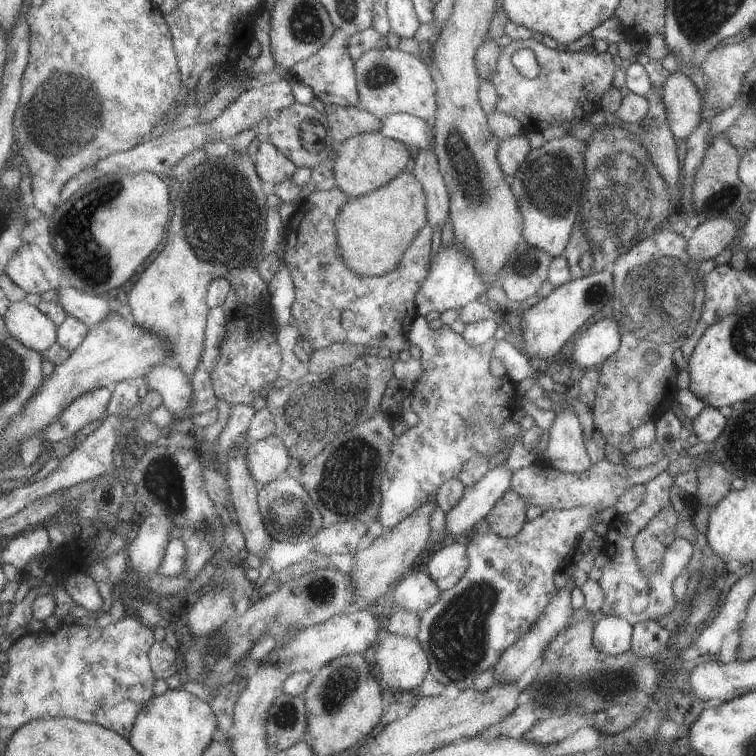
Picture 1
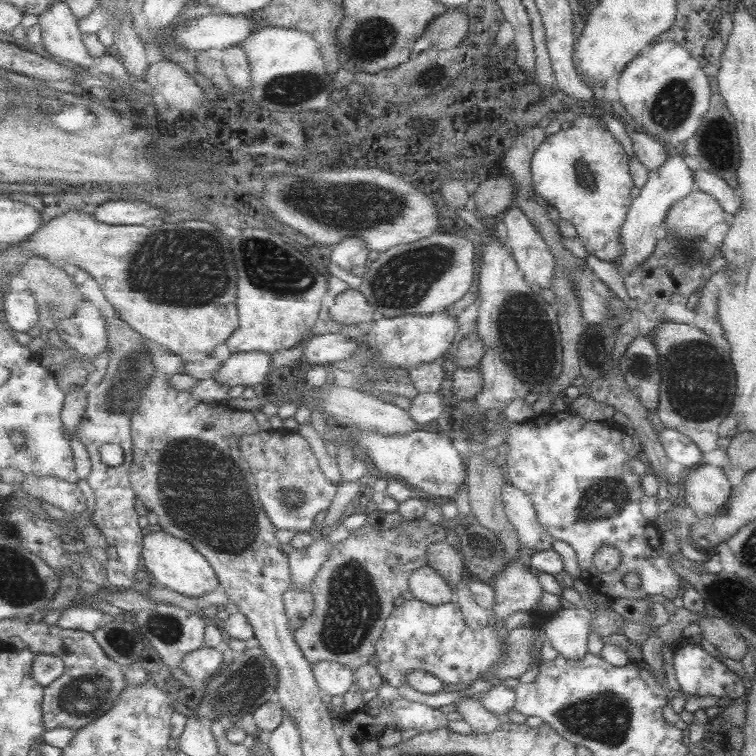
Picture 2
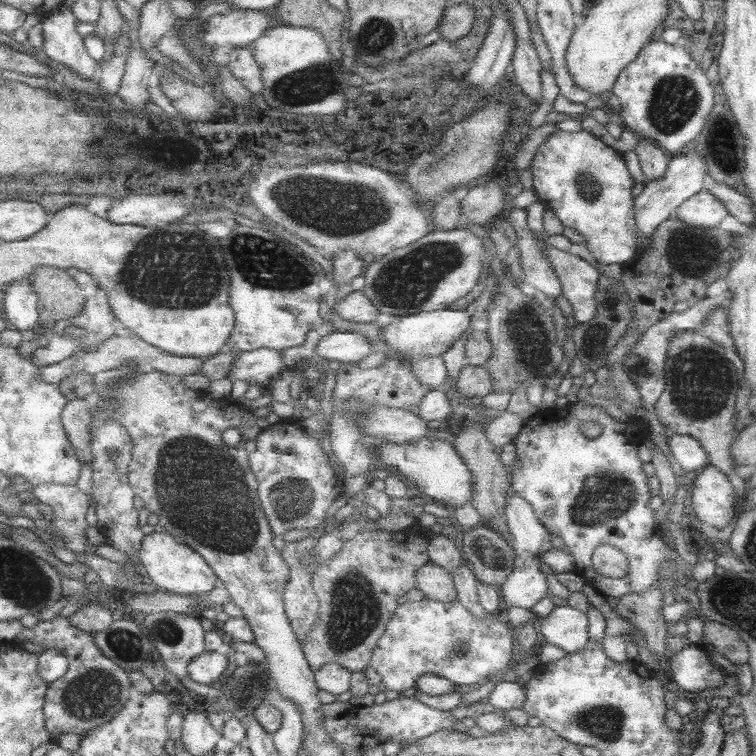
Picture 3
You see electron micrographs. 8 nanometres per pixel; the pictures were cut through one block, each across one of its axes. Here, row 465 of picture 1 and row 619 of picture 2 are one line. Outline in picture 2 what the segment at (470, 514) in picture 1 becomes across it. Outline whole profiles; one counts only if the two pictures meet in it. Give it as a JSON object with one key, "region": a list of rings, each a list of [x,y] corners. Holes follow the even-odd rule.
{"region":[[[519,554],[511,564],[507,564],[507,570],[493,584],[497,592],[497,604],[491,612],[503,620],[521,610],[535,610],[541,596],[547,592],[541,576],[531,566],[525,566],[521,558],[523,556]]]}

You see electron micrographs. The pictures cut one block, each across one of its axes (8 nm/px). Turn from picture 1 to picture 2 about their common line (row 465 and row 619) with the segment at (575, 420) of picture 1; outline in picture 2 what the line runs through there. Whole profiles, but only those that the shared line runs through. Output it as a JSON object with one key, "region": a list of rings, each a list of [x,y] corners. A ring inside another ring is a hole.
{"region":[[[583,606],[571,610],[561,608],[553,618],[549,618],[547,626],[543,628],[543,636],[547,638],[547,642],[553,644],[559,656],[579,660],[591,654],[589,652],[591,624],[593,614],[589,608]]]}

